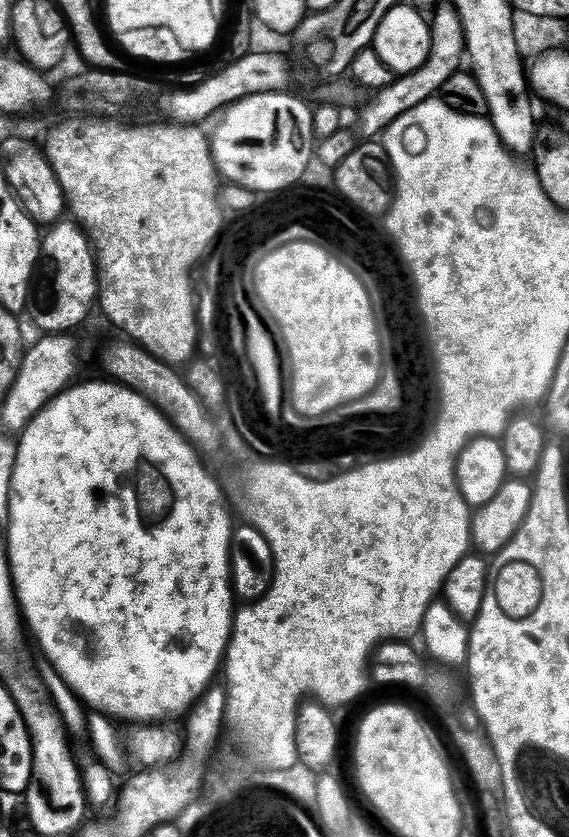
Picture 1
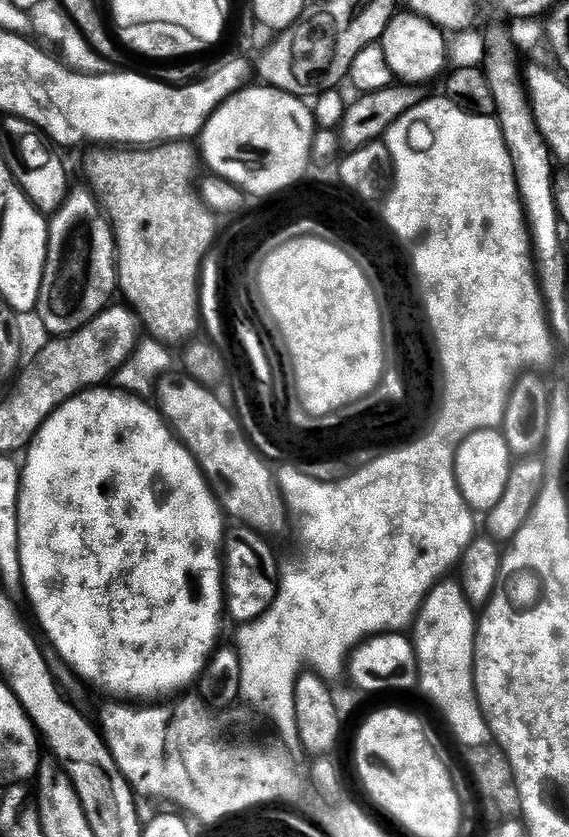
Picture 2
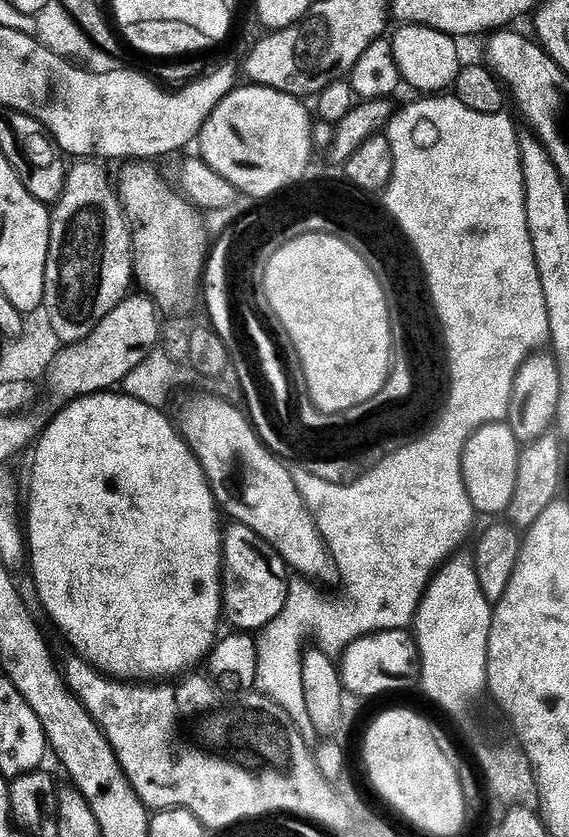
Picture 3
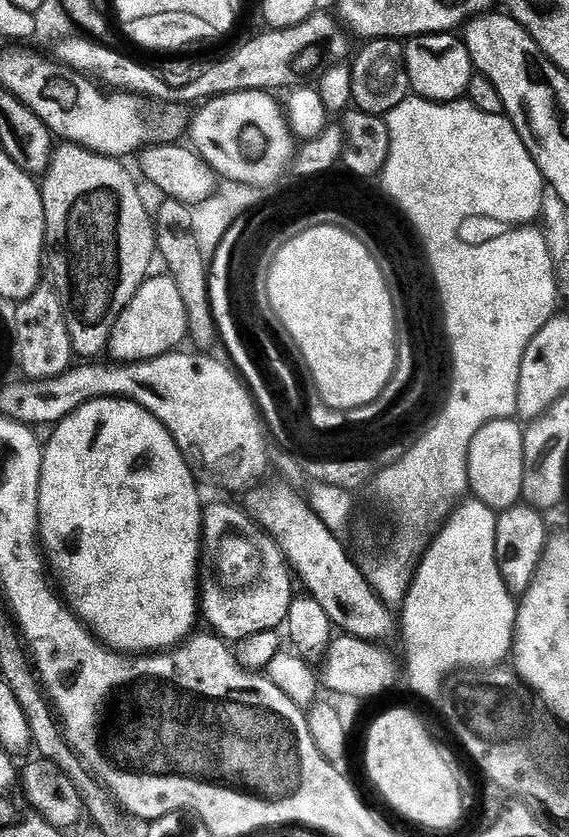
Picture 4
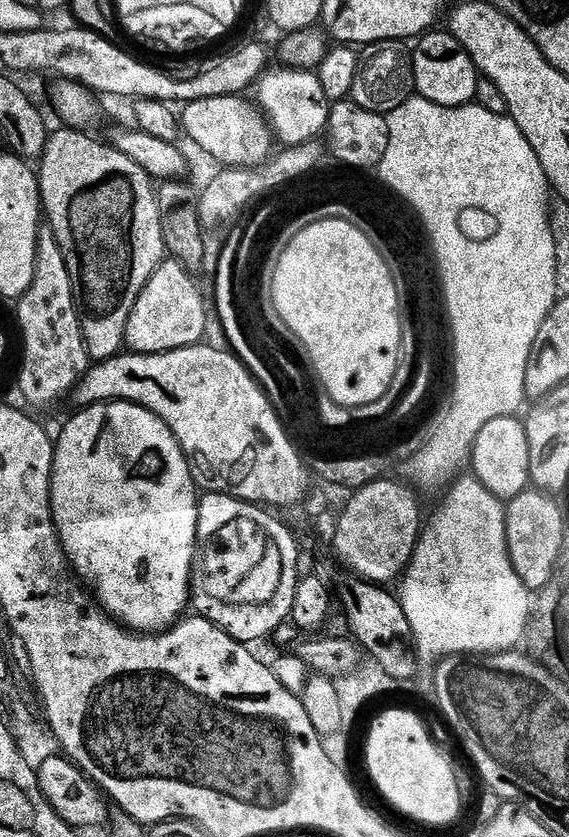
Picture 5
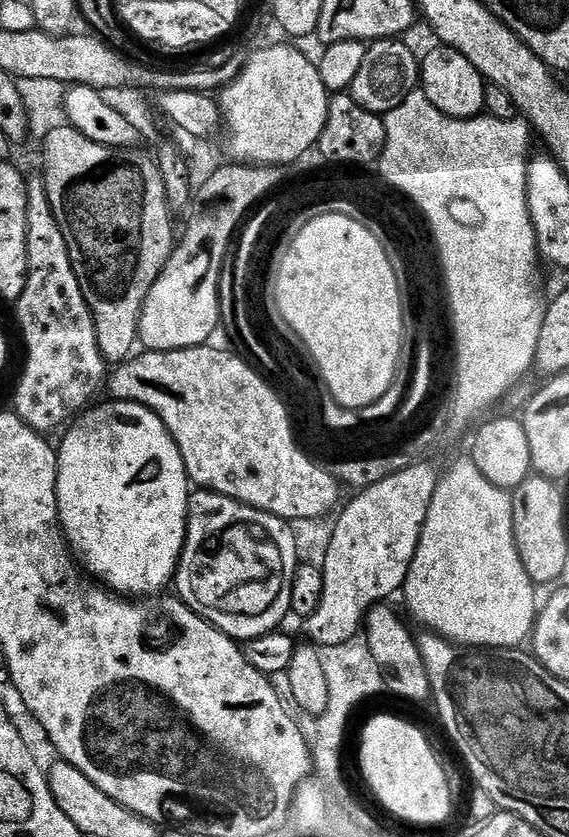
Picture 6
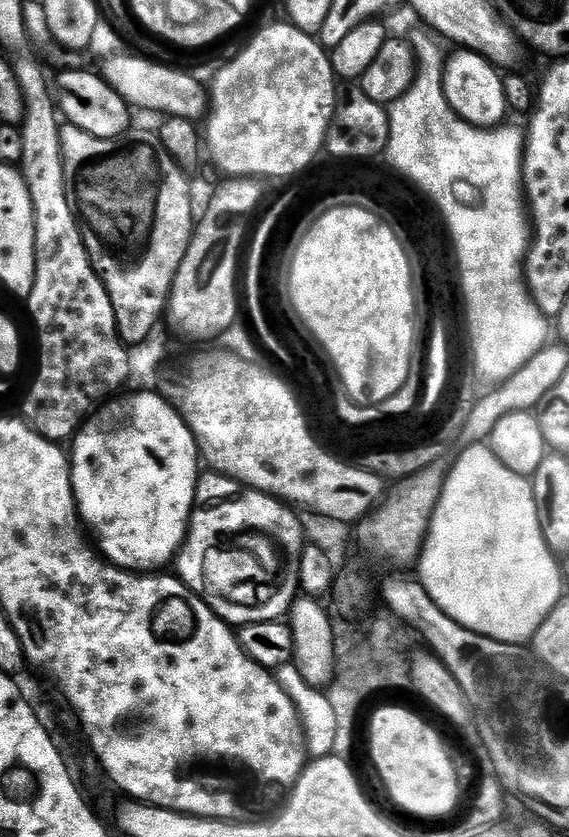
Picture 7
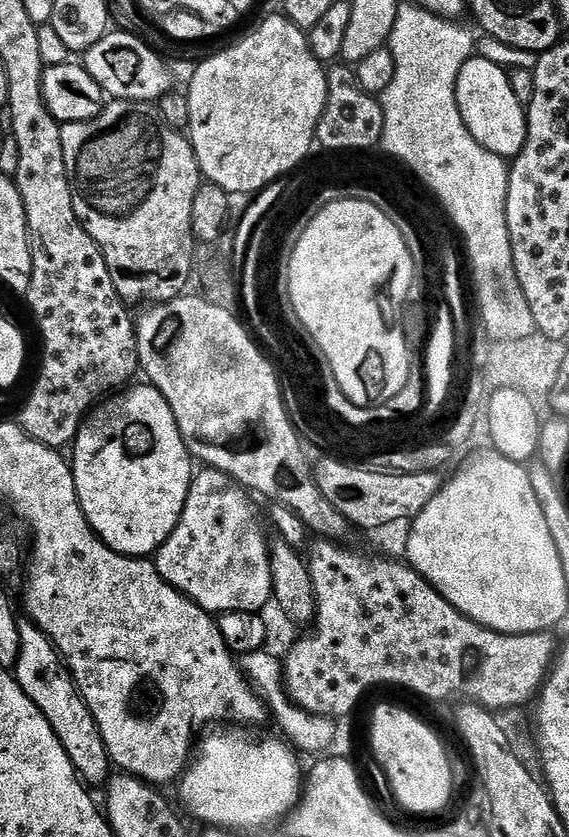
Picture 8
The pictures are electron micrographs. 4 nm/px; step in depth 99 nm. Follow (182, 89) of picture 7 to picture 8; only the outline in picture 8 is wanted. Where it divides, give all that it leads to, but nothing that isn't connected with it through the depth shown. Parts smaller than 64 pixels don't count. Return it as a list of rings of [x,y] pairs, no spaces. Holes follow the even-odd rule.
[[[127,30],[108,31],[90,50],[83,53],[82,67],[98,82],[105,97],[112,100],[158,102],[174,88],[174,79],[165,57],[139,36]]]

